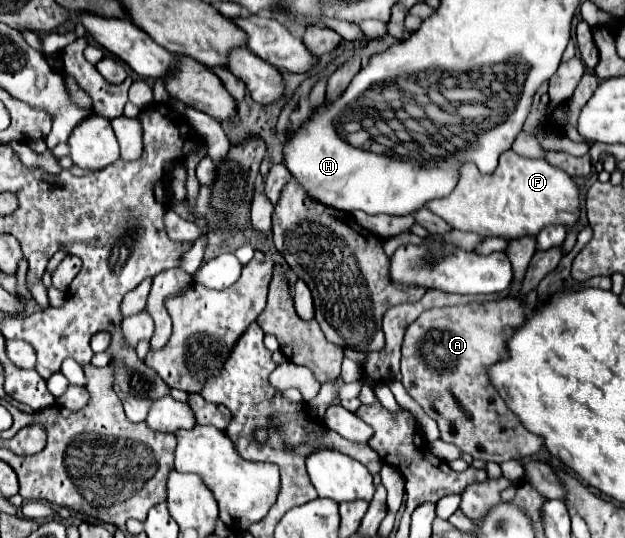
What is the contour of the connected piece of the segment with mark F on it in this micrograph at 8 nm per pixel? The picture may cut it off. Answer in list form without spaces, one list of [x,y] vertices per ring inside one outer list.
[[[513,150],[499,156],[499,166],[489,176],[483,176],[475,164],[461,166],[461,178],[455,190],[445,198],[429,202],[427,208],[457,230],[505,240],[537,236],[551,224],[573,228],[581,214],[579,188],[567,172],[551,166],[543,158],[523,158]]]

